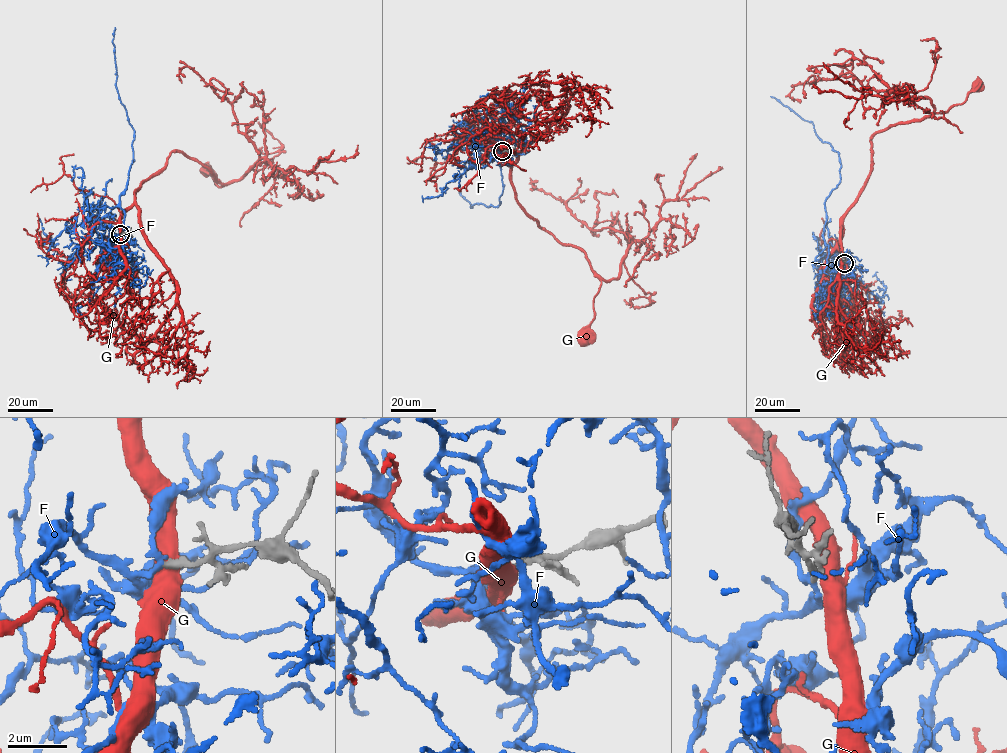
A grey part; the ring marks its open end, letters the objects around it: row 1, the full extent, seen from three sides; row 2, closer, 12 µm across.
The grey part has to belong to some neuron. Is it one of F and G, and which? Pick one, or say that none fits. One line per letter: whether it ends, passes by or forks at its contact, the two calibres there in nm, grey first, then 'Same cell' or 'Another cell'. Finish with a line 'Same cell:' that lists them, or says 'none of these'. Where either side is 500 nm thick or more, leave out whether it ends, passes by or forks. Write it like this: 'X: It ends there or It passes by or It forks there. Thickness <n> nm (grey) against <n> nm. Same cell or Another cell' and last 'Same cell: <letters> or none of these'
F: It passes by. Thickness 240 nm (grey) against 160 nm. Same cell
G: It forks there. Thickness 240 nm (grey) against 440 nm. Another cell
Same cell: F

